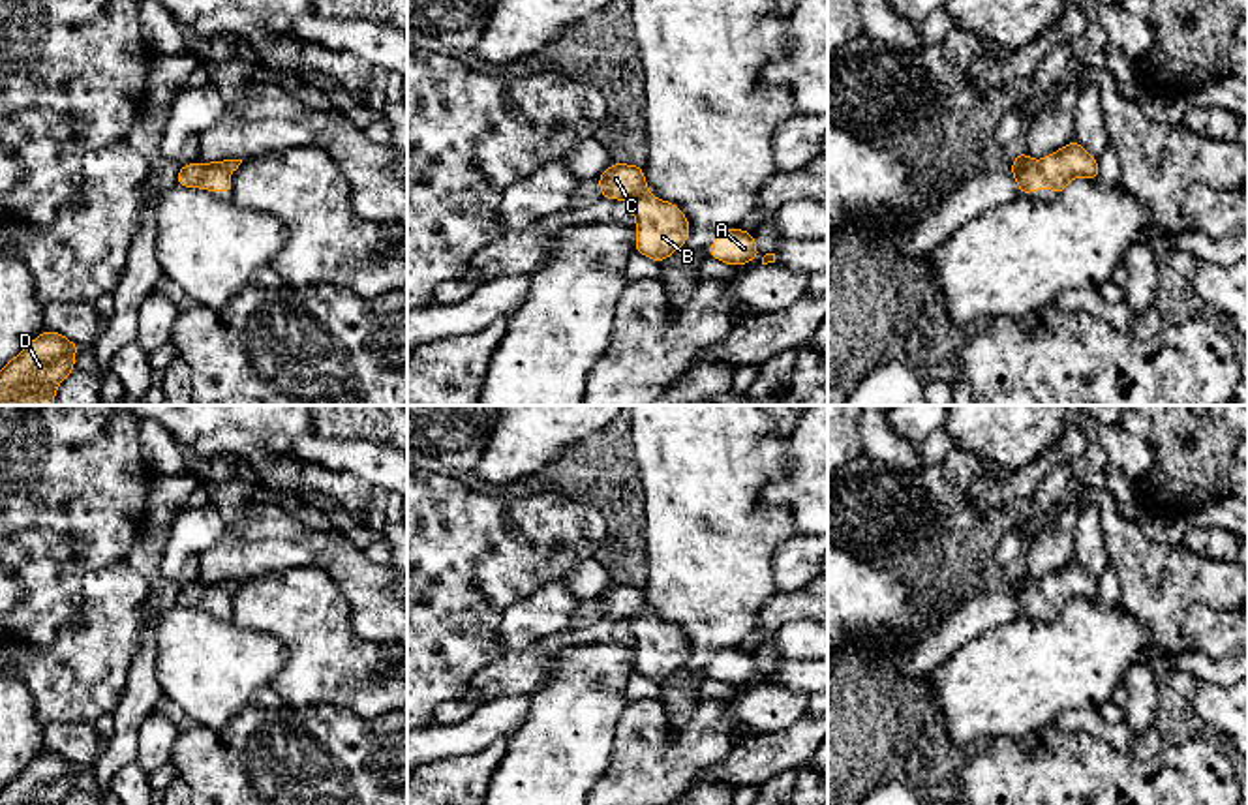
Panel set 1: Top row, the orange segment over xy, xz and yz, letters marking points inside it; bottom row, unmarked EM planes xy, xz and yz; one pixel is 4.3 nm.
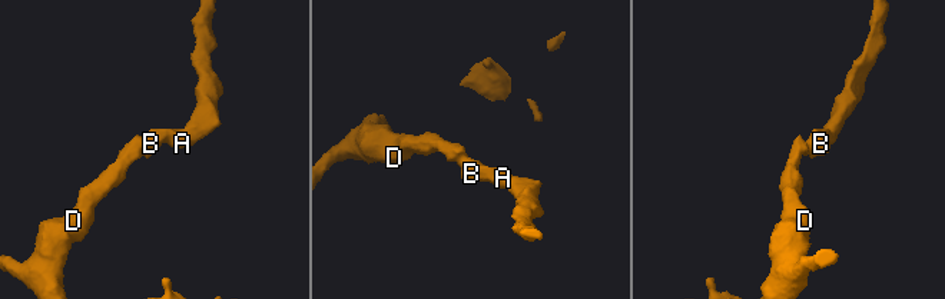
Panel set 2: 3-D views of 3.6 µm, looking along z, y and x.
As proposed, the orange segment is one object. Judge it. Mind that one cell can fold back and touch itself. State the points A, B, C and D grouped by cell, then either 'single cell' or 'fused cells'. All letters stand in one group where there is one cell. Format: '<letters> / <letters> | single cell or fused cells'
A B C D | single cell

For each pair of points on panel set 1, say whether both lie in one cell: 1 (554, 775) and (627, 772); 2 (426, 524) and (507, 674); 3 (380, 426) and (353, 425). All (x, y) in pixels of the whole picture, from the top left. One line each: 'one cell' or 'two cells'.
1: two cells
2: two cells
3: one cell

